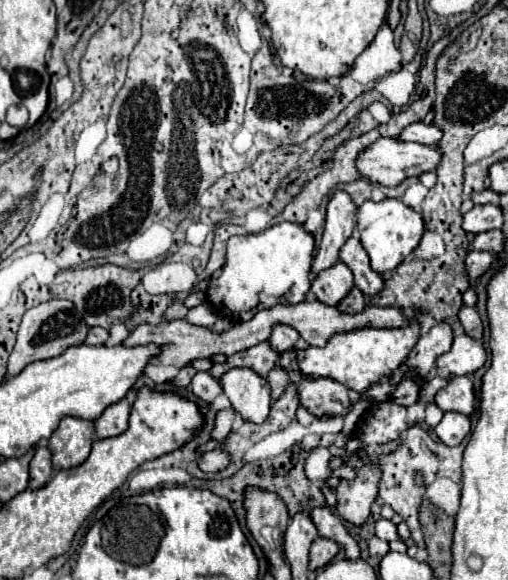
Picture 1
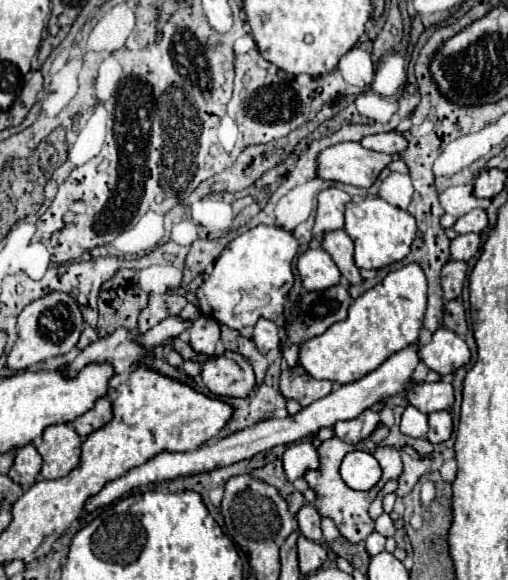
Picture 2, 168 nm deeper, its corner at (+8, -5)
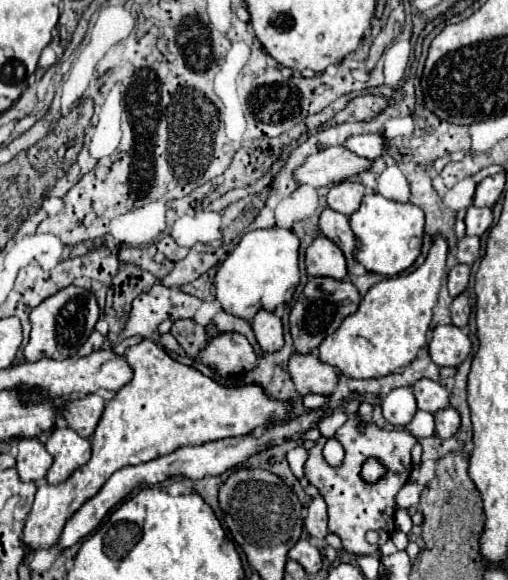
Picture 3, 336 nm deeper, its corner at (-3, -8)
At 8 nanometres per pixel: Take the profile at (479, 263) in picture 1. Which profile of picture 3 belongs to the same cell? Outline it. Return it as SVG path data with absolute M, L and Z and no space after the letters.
M454 265L448 273L448 291L452 297L460 295L466 285L468 285L468 277L470 277L470 267L468 265Z

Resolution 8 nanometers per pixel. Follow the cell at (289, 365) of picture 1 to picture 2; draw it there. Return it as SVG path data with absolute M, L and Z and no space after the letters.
M337 284L337 286L333 286L329 290L323 290L323 292L307 292L301 300L297 300L289 308L289 314L287 314L287 340L281 346L281 352L283 352L283 358L285 358L287 366L293 368L297 364L299 344L303 340L309 340L313 336L319 336L331 324L345 320L349 306L351 306L351 296L349 296L349 290L347 290L345 284Z

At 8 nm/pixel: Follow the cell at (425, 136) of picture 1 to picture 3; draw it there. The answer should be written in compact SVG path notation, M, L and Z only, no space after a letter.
M356 135L356 137L348 137L348 141L344 141L344 147L352 153L356 153L358 157L364 159L376 159L382 155L384 147L384 139L382 135Z

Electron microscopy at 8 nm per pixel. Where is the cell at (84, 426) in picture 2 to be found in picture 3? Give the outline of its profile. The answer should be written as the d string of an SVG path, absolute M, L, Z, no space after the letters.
M86 395L78 399L70 399L62 405L60 415L70 429L74 429L80 437L92 437L100 417L104 411L104 399L98 395Z

